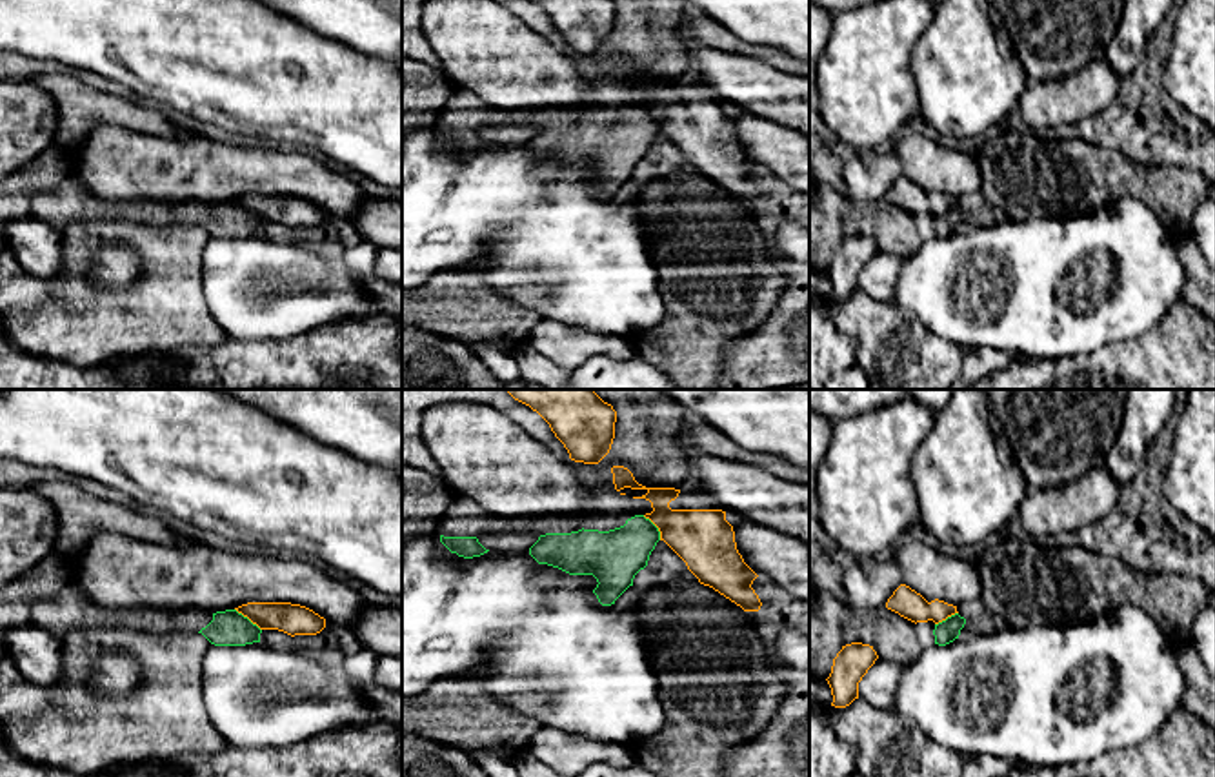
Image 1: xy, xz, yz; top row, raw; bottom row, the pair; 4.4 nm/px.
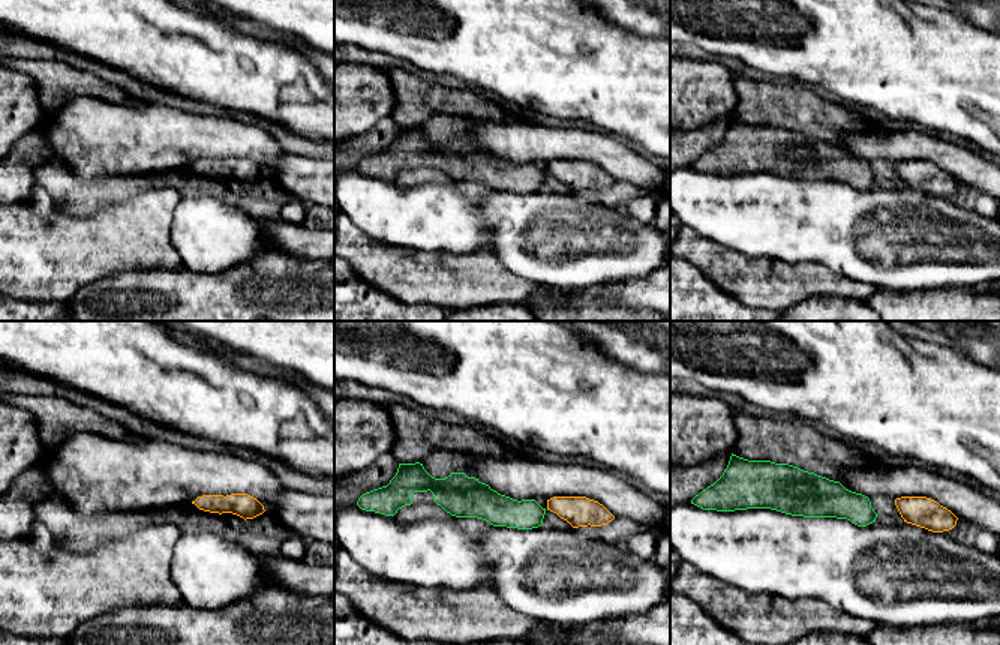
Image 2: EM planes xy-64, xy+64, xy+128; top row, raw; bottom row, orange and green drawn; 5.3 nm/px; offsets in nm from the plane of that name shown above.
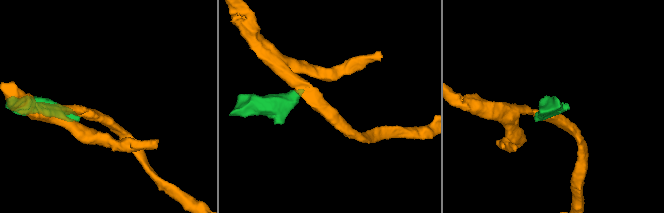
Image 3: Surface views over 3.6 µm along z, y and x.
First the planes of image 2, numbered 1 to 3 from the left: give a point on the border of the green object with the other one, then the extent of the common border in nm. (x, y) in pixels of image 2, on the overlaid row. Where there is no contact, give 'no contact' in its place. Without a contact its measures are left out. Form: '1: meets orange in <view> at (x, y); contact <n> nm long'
1: no contact
2: no contact
3: no contact

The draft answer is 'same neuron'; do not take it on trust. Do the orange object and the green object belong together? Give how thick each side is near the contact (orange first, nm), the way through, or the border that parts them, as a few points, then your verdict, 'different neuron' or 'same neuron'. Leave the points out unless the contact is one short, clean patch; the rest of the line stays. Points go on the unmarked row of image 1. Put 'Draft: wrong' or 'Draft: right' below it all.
140/160 nm | along xy (235, 201), (261, 222) | different neuron
Draft: wrong

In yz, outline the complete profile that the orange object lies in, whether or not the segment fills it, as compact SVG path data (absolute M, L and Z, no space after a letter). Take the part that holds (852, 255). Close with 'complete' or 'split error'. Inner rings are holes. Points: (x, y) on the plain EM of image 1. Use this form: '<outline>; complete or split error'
M851 235L842 238L826 271L833 288L831 298L846 300L859 291L859 275L877 251L879 247L869 237Z; complete

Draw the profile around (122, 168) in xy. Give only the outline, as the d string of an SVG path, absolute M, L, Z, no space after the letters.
M111 122L96 124L82 147L71 151L71 177L82 191L122 213L142 204L178 209L186 204L216 206L247 195L300 197L331 217L353 218L367 200L360 184L316 153L284 147L246 147L195 133L156 136Z

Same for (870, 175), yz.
M855 151L842 171L844 197L853 202L877 202L886 198L893 184L902 177L902 164L895 151Z

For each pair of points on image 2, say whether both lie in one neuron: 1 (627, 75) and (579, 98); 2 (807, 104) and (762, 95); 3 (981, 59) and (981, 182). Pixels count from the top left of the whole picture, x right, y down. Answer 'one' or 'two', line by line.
1: one
2: one
3: two

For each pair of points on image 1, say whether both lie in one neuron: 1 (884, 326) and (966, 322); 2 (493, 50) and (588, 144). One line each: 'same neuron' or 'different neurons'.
1: different neurons
2: different neurons

